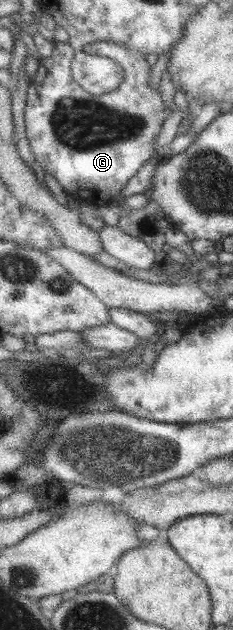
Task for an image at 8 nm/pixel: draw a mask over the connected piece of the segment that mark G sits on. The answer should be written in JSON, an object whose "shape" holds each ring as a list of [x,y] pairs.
{"shape":[[[98,41],[86,45],[85,51],[94,56],[115,59],[126,70],[124,83],[102,96],[90,94],[73,77],[75,48],[69,42],[57,42],[52,56],[39,59],[37,74],[29,83],[25,127],[39,170],[45,170],[55,177],[66,192],[76,192],[81,196],[91,193],[95,198],[110,203],[121,198],[120,192],[124,190],[124,186],[156,154],[156,142],[162,132],[161,125],[169,116],[169,106],[164,101],[161,87],[156,88],[150,84],[152,65],[140,50],[116,42]]]}

